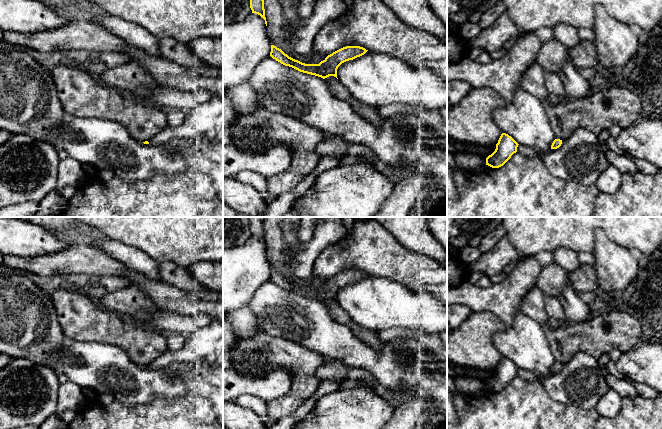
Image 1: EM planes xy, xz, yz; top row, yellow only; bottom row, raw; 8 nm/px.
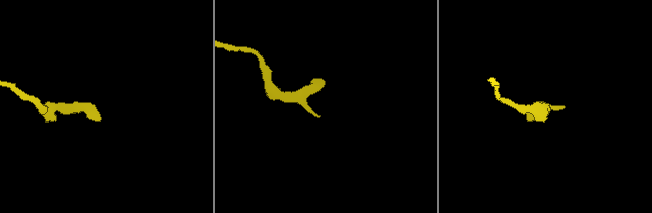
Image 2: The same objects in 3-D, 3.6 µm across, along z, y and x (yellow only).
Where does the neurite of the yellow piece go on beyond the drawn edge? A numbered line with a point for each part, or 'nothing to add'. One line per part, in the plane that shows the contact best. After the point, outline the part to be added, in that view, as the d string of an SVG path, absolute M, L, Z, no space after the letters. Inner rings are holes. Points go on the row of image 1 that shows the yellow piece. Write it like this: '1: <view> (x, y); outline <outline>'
1: xy (207, 117); outline M214 97L187 112L186 119L180 126L167 126L148 142L158 145L174 138L195 140L200 135L212 136L218 128L223 128L223 99Z

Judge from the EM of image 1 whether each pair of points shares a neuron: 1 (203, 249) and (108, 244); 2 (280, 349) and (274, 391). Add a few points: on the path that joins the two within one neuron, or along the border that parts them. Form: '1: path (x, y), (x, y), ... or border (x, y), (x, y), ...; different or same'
1: border (108, 237), (134, 246), (149, 256); different
2: border (254, 376), (284, 370), (292, 383); different

